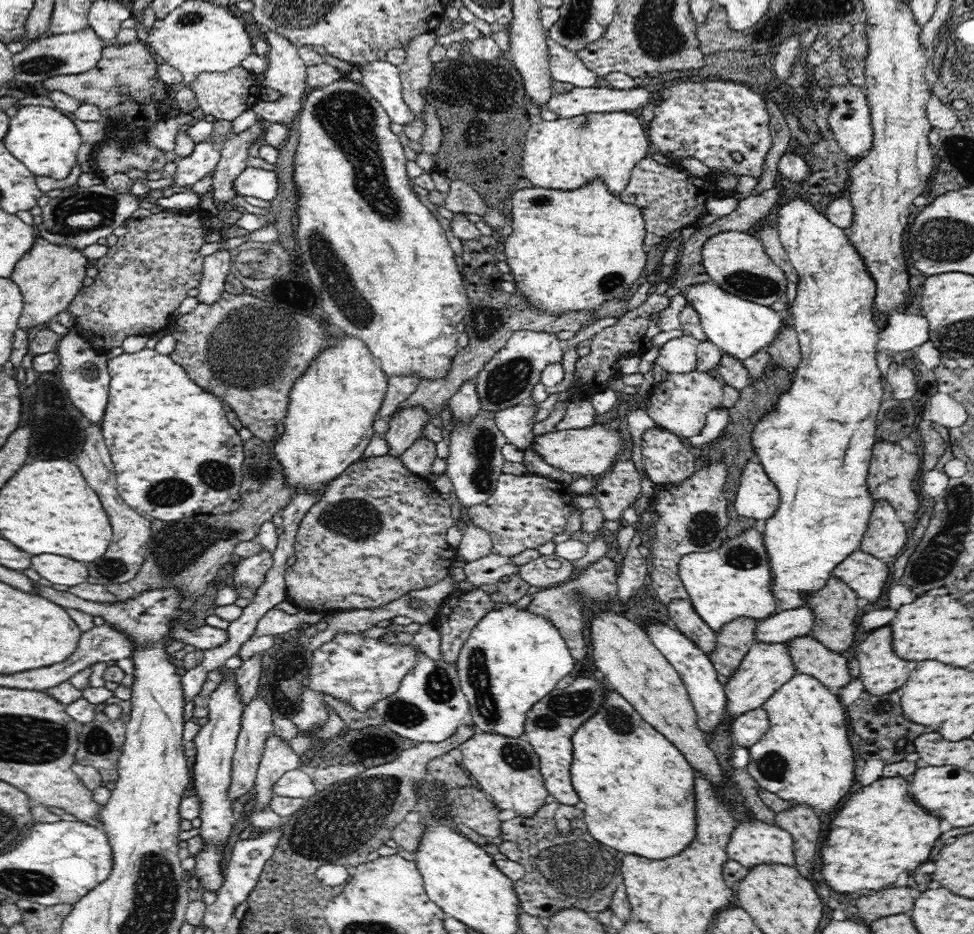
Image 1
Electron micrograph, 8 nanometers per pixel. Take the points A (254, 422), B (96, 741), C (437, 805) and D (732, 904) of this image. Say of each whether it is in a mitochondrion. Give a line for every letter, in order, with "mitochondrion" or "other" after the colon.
A: other
B: mitochondrion
C: mitochondrion
D: other

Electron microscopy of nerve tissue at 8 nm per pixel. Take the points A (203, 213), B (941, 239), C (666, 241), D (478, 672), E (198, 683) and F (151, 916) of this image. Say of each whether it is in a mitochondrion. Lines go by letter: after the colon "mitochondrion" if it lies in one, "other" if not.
A: other
B: mitochondrion
C: other
D: mitochondrion
E: other
F: mitochondrion

